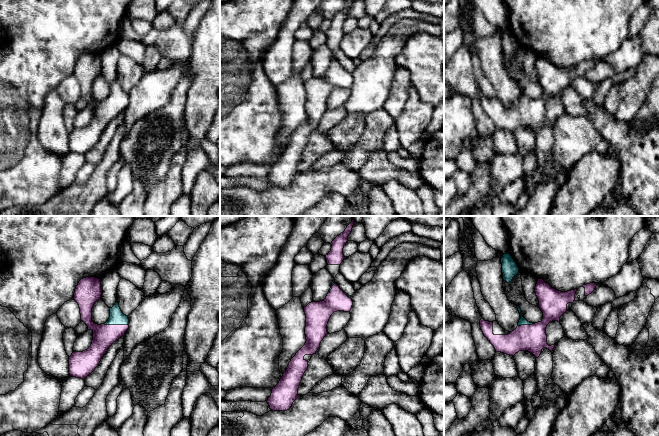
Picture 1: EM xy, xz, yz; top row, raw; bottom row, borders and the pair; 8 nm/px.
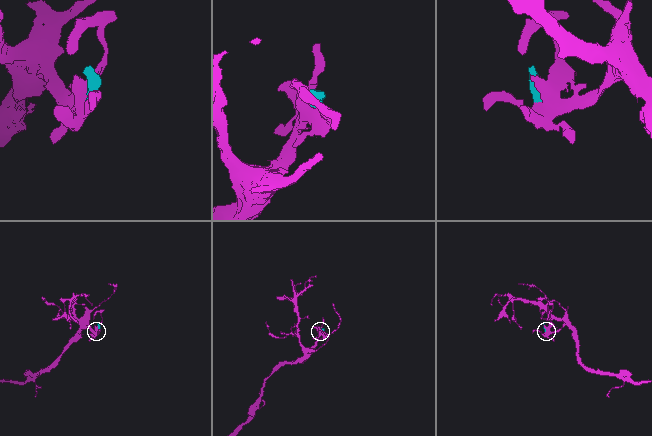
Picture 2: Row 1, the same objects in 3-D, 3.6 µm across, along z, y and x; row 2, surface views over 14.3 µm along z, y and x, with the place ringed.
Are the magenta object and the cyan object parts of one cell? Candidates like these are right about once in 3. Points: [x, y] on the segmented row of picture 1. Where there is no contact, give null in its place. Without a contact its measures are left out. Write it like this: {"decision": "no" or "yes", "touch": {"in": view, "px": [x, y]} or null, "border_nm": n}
{"decision": "yes", "touch": {"in": "xy", "px": [116, 325]}, "border_nm": 200}

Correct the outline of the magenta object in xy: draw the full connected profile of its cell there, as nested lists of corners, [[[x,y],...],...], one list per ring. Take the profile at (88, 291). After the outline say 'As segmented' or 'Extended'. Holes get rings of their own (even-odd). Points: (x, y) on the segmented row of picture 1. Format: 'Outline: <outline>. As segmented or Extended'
Outline: [[[86,277],[79,281],[73,297],[79,305],[81,321],[93,331],[91,346],[83,352],[73,351],[69,357],[70,376],[83,380],[95,370],[108,348],[129,328],[129,318],[122,313],[118,302],[110,308],[106,323],[98,325],[92,321],[92,308],[101,295],[100,279]]]. Extended

